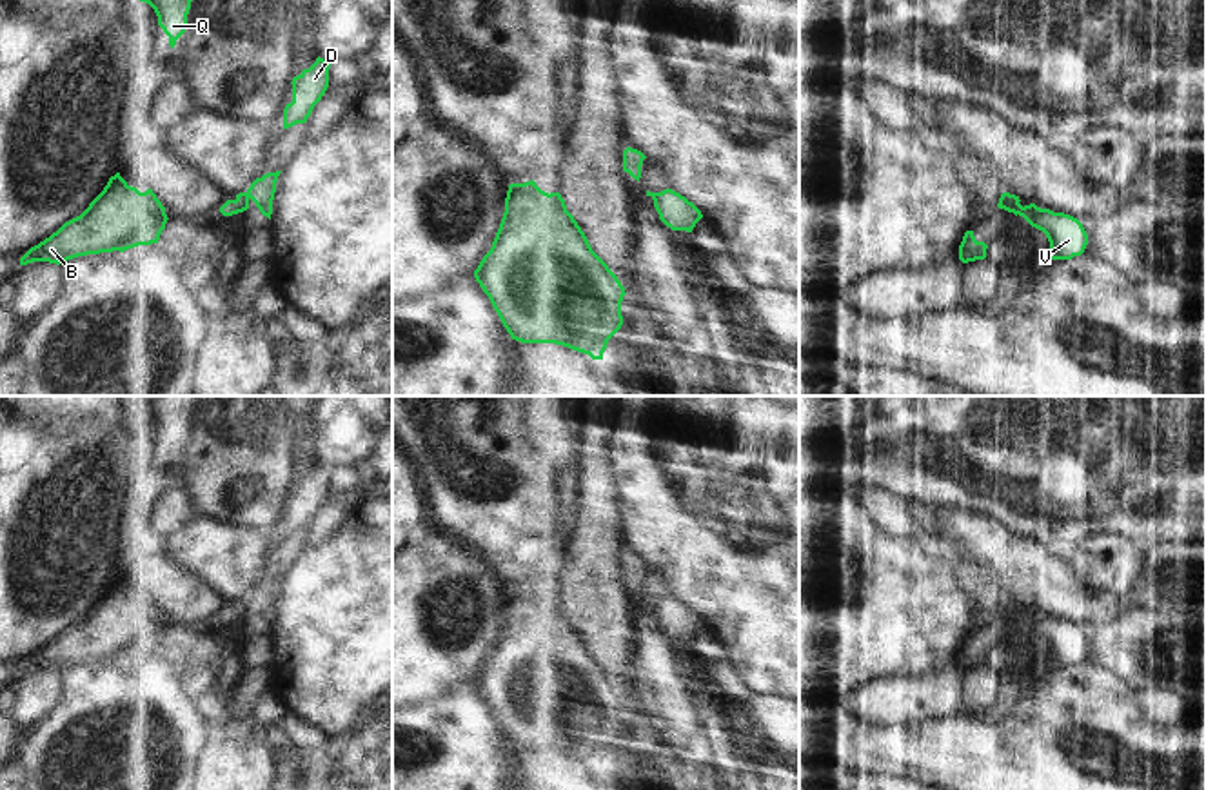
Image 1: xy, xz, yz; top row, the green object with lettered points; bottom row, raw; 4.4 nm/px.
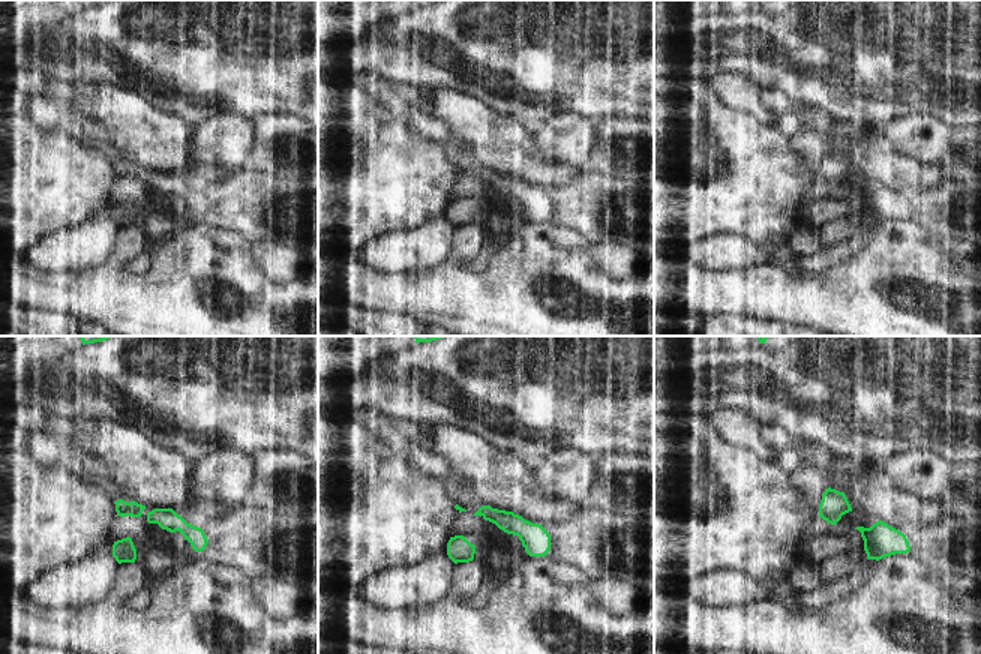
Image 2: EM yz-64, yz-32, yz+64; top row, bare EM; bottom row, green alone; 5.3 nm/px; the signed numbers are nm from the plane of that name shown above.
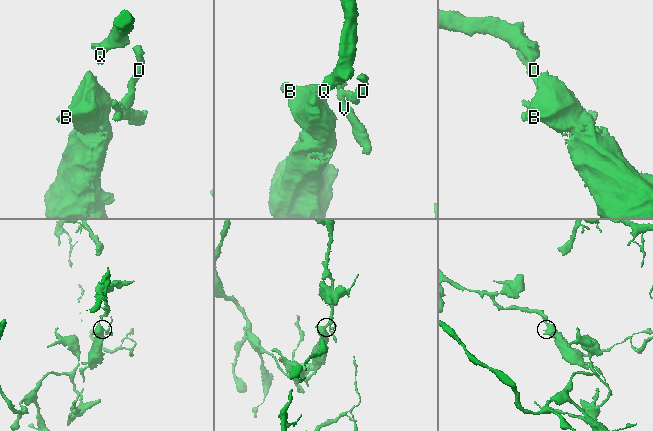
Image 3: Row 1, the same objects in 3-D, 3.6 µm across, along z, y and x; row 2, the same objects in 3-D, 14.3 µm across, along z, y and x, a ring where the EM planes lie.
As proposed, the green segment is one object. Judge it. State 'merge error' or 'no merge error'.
merge error

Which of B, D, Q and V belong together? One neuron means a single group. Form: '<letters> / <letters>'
B D Q / V

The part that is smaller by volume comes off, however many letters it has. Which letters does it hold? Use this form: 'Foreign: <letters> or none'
Foreign: V

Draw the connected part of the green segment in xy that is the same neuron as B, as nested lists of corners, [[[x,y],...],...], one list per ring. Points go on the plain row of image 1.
[[[116,579],[80,623],[31,654],[20,665],[20,672],[60,672],[78,663],[158,650],[167,627],[165,614],[153,596],[140,599]]]

